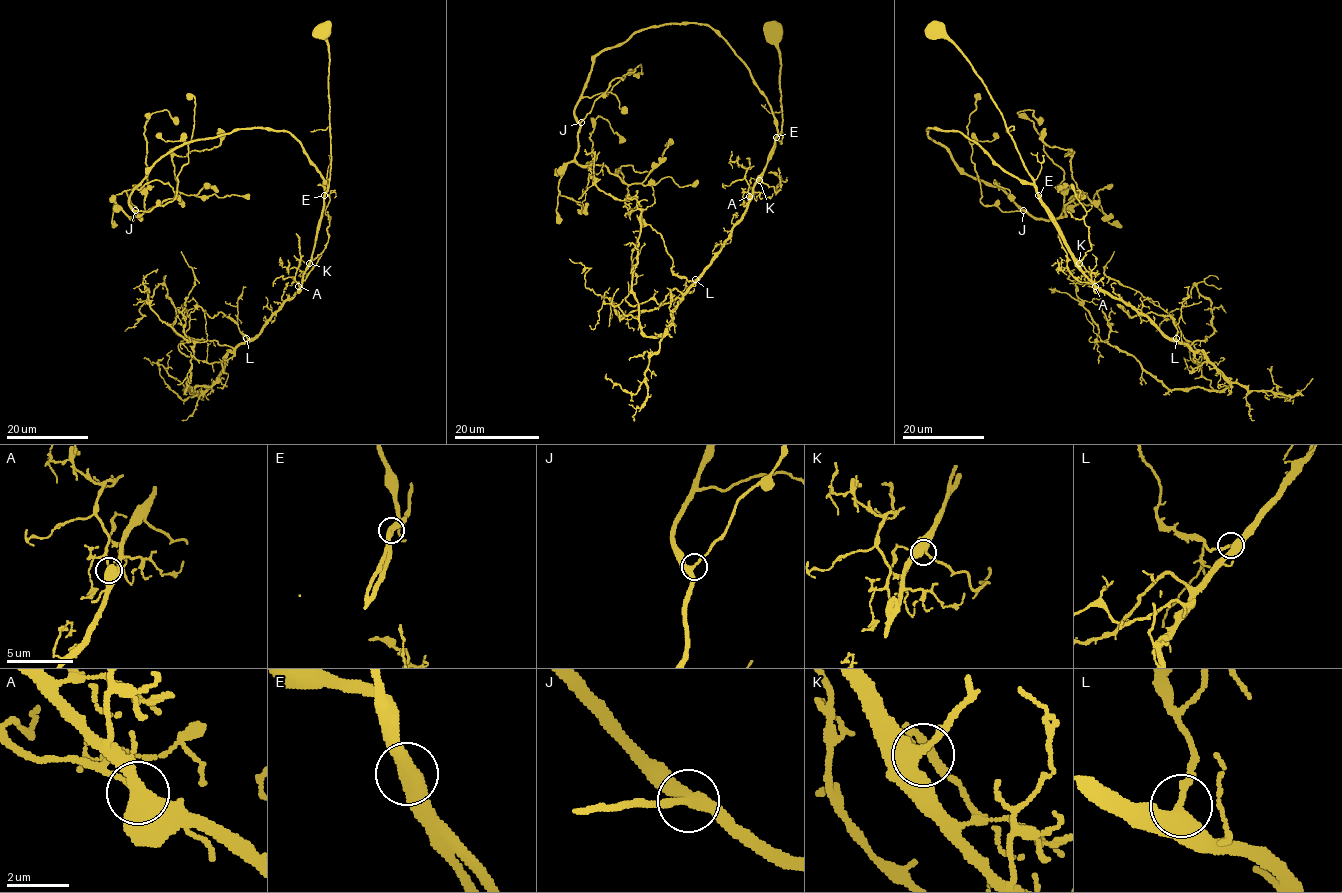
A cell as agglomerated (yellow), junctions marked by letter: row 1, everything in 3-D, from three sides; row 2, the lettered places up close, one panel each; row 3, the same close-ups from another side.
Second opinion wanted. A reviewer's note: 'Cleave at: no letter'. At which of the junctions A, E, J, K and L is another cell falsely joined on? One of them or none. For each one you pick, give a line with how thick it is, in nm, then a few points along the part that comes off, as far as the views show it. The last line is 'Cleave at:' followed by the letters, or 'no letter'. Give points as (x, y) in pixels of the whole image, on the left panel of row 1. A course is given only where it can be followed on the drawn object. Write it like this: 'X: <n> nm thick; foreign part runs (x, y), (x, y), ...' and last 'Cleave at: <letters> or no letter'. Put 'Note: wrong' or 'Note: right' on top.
Note: right
Cleave at: no letter

